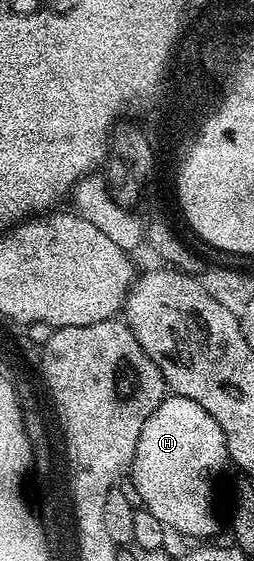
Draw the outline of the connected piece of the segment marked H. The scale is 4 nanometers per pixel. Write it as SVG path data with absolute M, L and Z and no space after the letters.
M171 394L162 400L144 422L131 465L131 484L144 509L154 514L166 529L195 538L205 538L213 535L219 526L213 510L211 474L227 459L226 436L220 429L219 422L197 402Z

